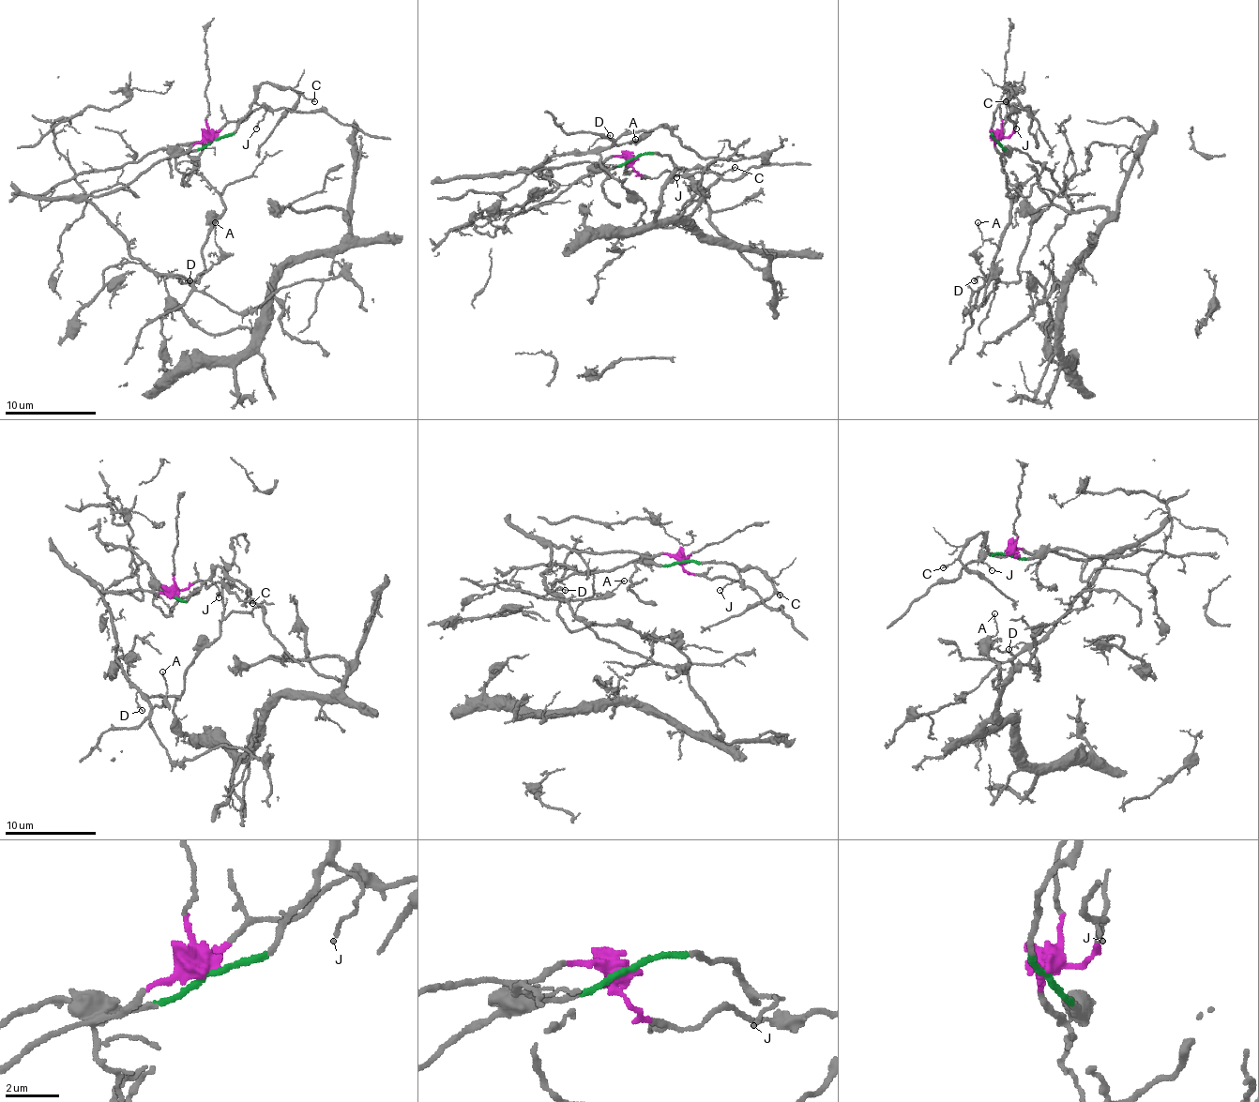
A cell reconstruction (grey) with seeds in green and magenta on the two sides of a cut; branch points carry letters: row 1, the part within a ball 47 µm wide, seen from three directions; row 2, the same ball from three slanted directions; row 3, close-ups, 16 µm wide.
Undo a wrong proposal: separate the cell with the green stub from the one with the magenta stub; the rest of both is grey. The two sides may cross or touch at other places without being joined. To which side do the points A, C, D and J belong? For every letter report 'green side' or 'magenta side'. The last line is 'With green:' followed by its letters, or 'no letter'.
A: magenta side
C: green side
D: magenta side
J: green side
With green: C, J

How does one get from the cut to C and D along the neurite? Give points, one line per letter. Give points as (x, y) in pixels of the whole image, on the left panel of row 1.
C: (214, 140), (236, 128), (236, 121), (265, 83), (289, 87), (314, 100)
D: (214, 140), (191, 144), (182, 153), (152, 162), (134, 180), (88, 199), (134, 258), (150, 269), (189, 281)

